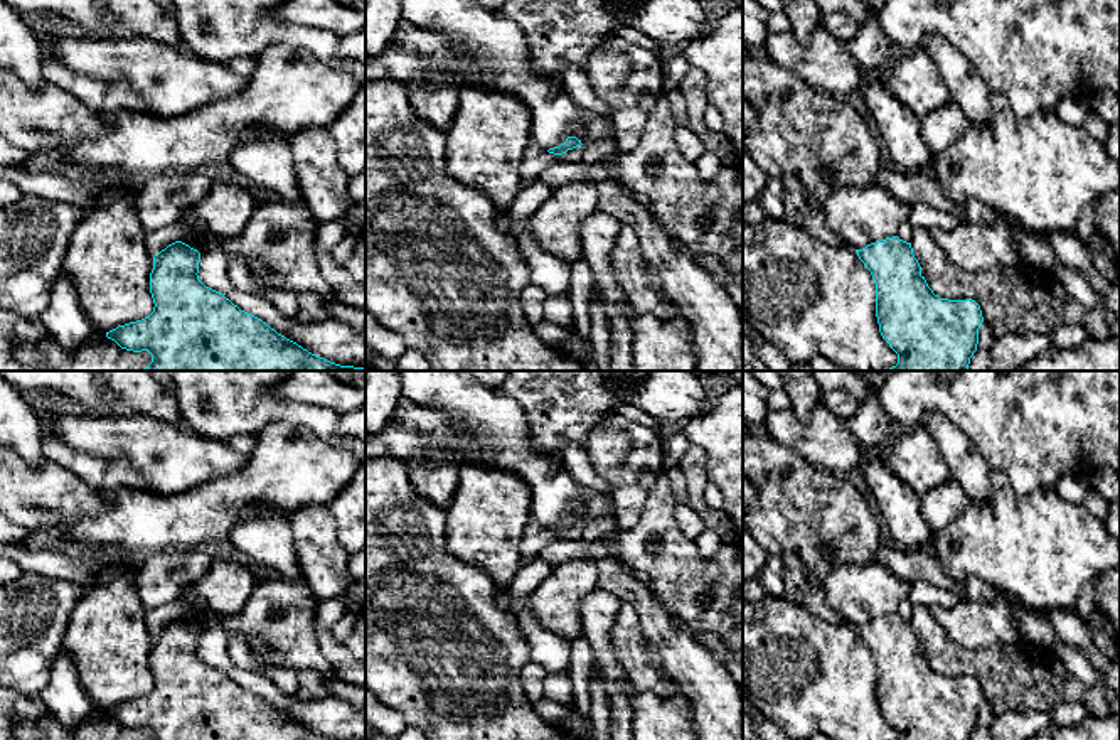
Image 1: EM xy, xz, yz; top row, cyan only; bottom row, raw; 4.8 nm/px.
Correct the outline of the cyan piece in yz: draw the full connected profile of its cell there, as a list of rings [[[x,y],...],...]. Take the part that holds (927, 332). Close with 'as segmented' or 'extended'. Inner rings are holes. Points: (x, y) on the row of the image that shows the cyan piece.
[[[898,236],[856,253],[876,283],[879,332],[898,354],[898,364],[884,371],[968,371],[984,322],[980,305],[935,295],[911,243]]] | as segmented

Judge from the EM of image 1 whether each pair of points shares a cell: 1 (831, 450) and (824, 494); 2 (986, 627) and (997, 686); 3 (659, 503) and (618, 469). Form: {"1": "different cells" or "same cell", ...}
{"1": "different cells", "2": "different cells", "3": "different cells"}

